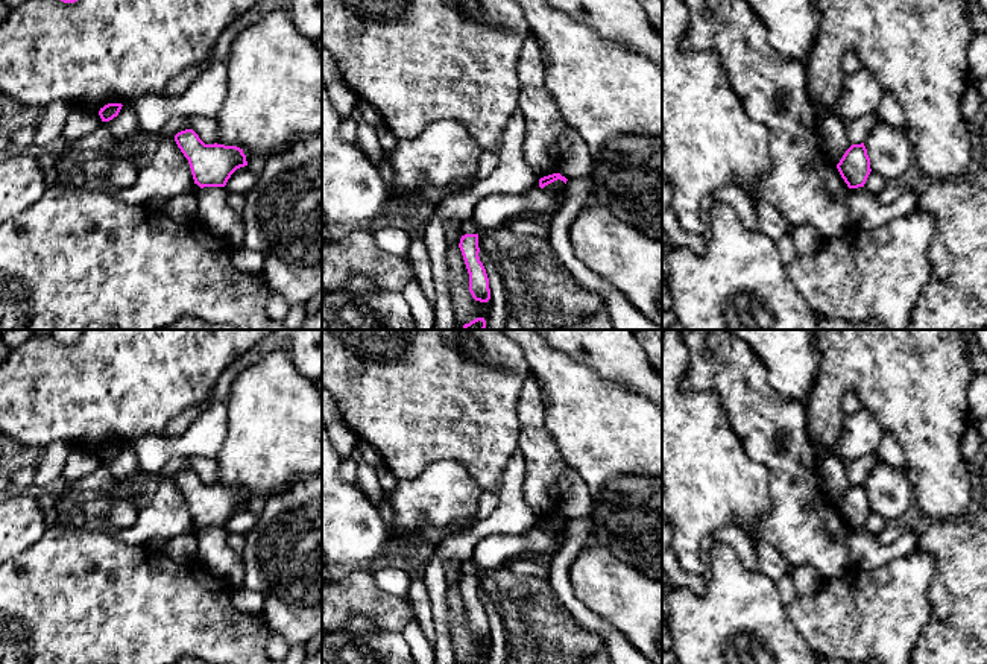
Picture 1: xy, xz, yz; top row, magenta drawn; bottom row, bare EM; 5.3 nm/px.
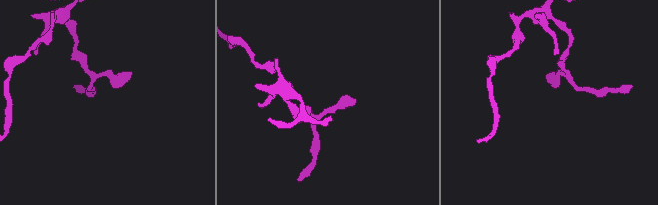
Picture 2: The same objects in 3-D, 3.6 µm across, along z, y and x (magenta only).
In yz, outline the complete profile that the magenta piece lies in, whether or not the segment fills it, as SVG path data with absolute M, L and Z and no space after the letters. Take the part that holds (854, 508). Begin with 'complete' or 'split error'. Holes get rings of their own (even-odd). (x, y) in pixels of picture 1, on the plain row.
complete | M864 483L852 485L837 504L837 509L849 529L864 527L872 512Z

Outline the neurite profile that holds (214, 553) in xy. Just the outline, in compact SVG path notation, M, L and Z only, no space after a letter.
M203 527L196 532L199 550L196 559L213 576L231 588L243 587L244 565L228 544L228 530L225 527Z

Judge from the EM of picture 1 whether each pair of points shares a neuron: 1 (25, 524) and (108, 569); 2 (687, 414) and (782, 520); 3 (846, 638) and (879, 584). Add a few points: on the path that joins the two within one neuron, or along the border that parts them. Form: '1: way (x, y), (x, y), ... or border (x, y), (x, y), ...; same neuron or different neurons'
1: border (47, 528), (15, 556); different neurons
2: border (769, 471), (770, 511), (761, 521), (761, 537); different neurons
3: way (846, 620), (846, 600), (861, 585); same neuron

